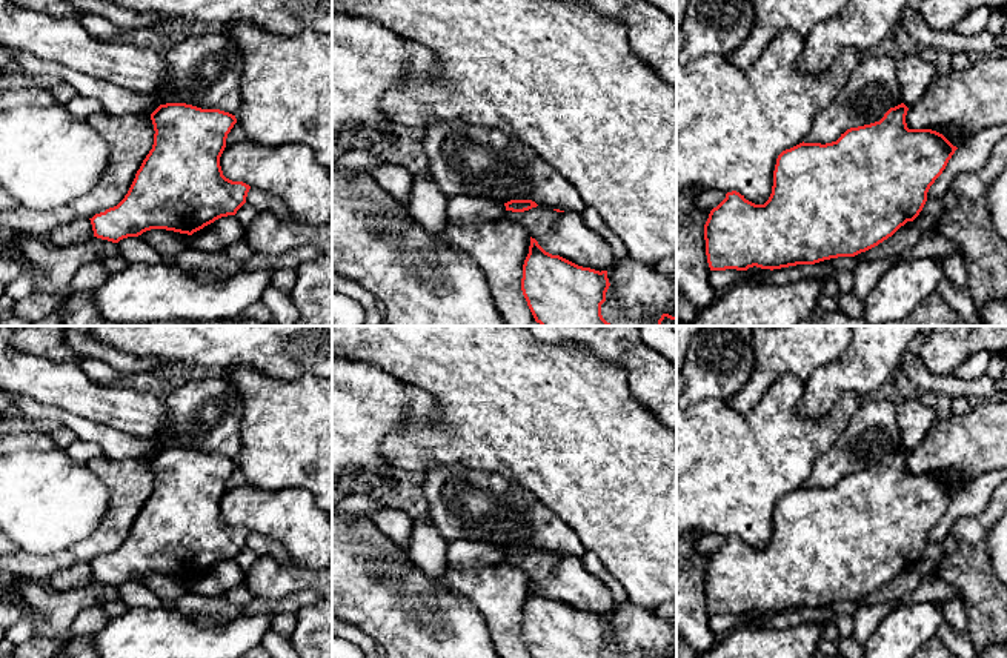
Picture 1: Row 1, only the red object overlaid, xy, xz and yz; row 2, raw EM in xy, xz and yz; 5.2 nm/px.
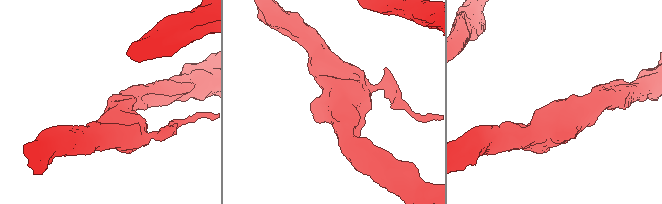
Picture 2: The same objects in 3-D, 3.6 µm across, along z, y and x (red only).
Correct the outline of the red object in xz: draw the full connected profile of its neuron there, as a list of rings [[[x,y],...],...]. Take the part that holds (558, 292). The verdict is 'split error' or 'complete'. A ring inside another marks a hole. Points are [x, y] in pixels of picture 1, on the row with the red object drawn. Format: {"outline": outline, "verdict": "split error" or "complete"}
{"outline": [[[530,237],[521,291],[541,326],[613,326],[601,315],[609,286],[607,271],[552,255]]], "verdict": "complete"}

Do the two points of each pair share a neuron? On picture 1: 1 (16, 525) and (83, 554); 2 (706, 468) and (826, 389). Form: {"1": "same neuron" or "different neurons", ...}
{"1": "different neurons", "2": "different neurons"}

